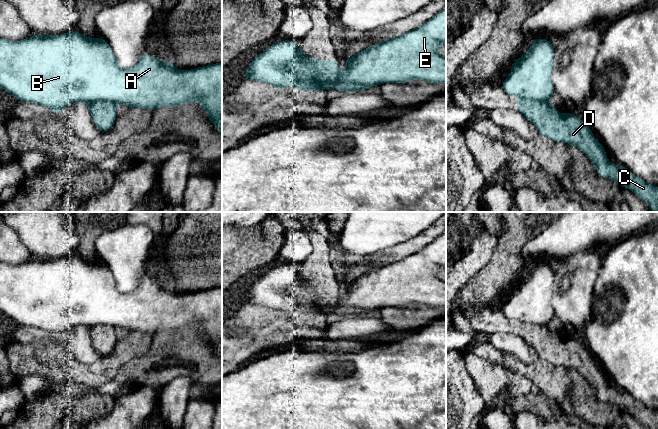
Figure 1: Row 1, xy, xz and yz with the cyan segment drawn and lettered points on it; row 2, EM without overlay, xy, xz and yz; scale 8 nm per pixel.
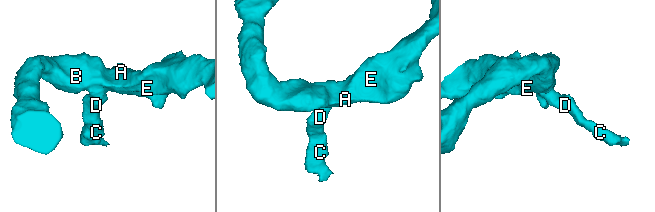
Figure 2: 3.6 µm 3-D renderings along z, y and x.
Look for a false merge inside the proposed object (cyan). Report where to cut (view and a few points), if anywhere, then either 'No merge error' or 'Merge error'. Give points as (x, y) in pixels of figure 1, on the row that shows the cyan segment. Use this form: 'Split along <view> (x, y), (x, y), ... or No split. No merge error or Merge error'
Split along xz (310, 58), (317, 73), (323, 79), (333, 79), (338, 74). Merge error

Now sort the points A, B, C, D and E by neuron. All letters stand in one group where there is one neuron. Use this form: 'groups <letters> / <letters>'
groups A B E / C D

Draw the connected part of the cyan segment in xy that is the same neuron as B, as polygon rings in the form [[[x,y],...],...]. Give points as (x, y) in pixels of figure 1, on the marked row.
[[[70,31],[60,35],[34,35],[30,38],[11,41],[0,38],[0,88],[11,94],[17,101],[40,104],[51,109],[54,113],[62,114],[63,109],[68,103],[84,102],[87,105],[94,102],[112,102],[114,104],[123,104],[128,108],[142,108],[147,110],[156,110],[160,107],[176,107],[190,102],[200,103],[202,109],[207,113],[208,119],[213,123],[218,132],[222,135],[222,62],[198,67],[190,70],[179,70],[171,62],[156,60],[152,54],[142,55],[140,62],[132,68],[121,68],[117,64],[114,53],[110,45],[103,38],[86,37],[78,31]]]

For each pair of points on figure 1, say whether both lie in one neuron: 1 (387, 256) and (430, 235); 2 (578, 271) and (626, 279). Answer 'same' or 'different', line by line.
1: same
2: different

